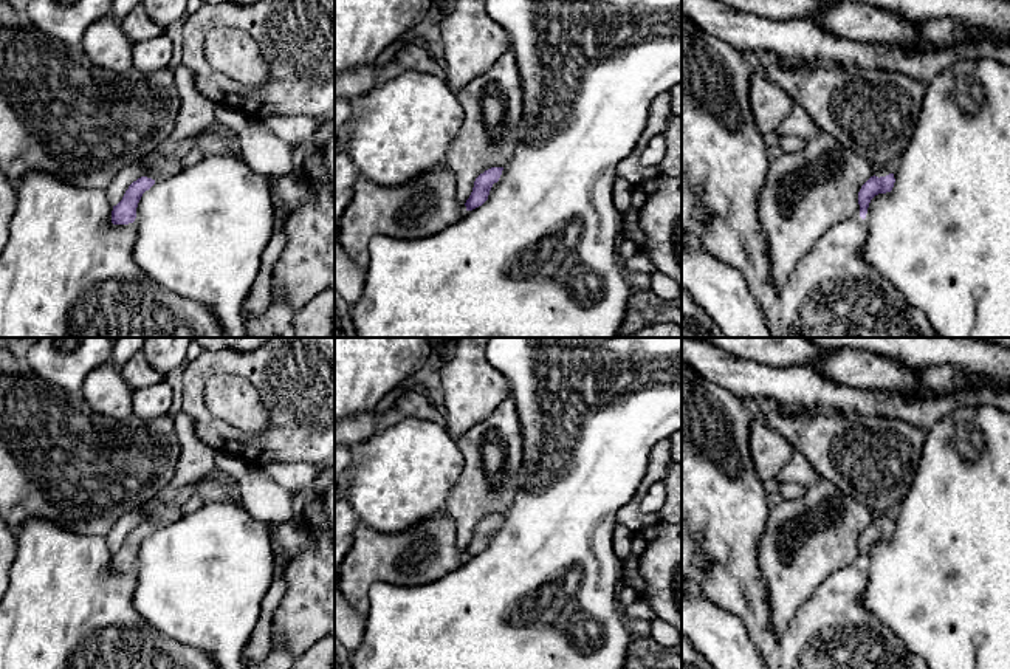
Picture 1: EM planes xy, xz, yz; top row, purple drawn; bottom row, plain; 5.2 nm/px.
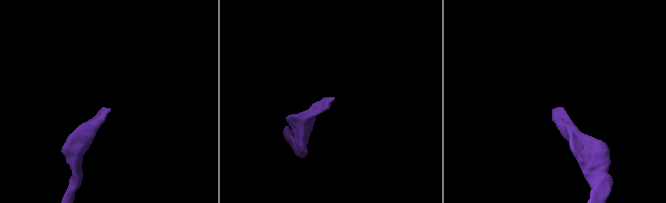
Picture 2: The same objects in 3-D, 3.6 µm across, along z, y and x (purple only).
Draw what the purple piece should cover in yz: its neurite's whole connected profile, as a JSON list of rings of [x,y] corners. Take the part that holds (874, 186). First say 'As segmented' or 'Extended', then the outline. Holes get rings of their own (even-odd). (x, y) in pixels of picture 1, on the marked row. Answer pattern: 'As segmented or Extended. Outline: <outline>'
Extended. Outline: [[[874,169],[874,175],[861,186],[858,192],[860,217],[864,220],[871,200],[878,194],[891,192],[894,187],[894,173],[885,169]]]

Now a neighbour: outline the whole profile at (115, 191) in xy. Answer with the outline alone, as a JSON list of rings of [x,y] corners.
[[[144,160],[122,167],[105,189],[108,203],[112,206],[116,206],[122,200],[129,186],[138,178],[144,177],[149,167],[150,160]]]

